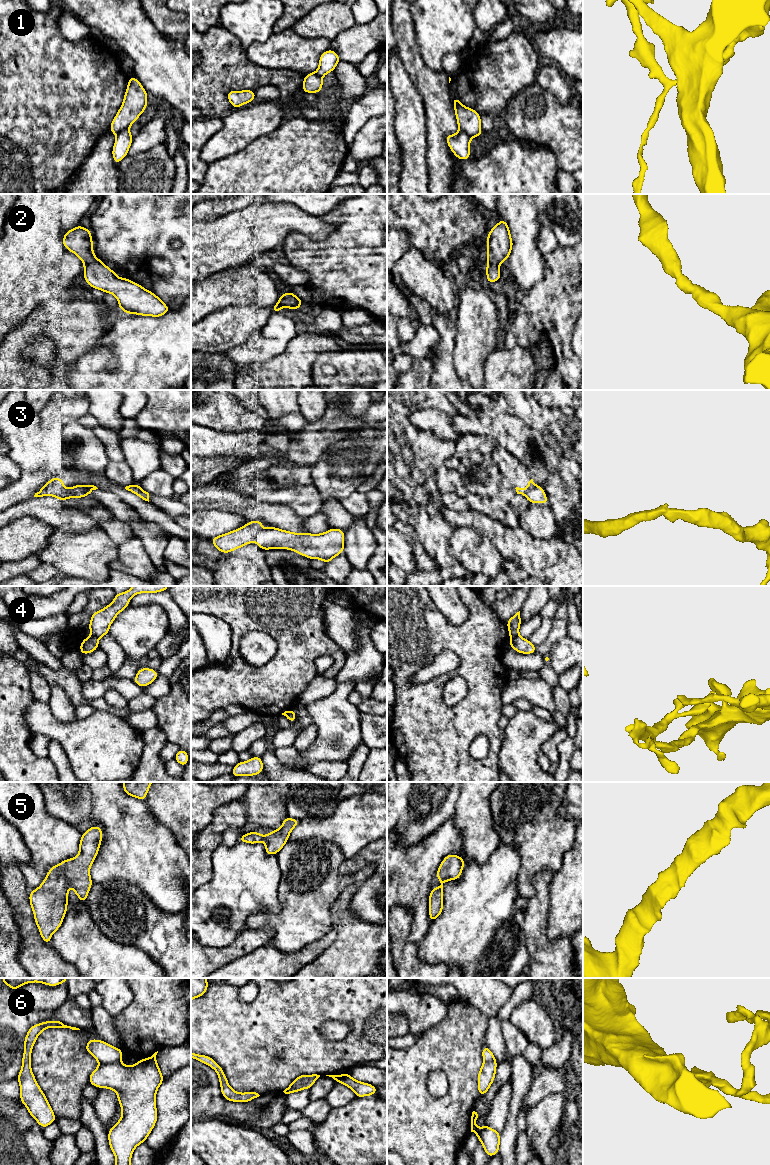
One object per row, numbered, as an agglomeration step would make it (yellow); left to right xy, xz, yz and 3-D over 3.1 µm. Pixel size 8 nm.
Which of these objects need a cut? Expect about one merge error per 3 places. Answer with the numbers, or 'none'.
4, 6

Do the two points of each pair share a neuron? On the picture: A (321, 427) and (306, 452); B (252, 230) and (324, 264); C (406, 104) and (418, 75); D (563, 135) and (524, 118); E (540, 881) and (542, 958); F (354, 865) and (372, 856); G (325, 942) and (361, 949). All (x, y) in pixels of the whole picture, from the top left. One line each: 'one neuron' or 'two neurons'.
A: one neuron
B: two neurons
C: two neurons
D: one neuron
E: one neuron
F: one neuron
G: two neurons

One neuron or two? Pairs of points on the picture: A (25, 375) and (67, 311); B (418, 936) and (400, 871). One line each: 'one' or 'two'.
A: one
B: one

